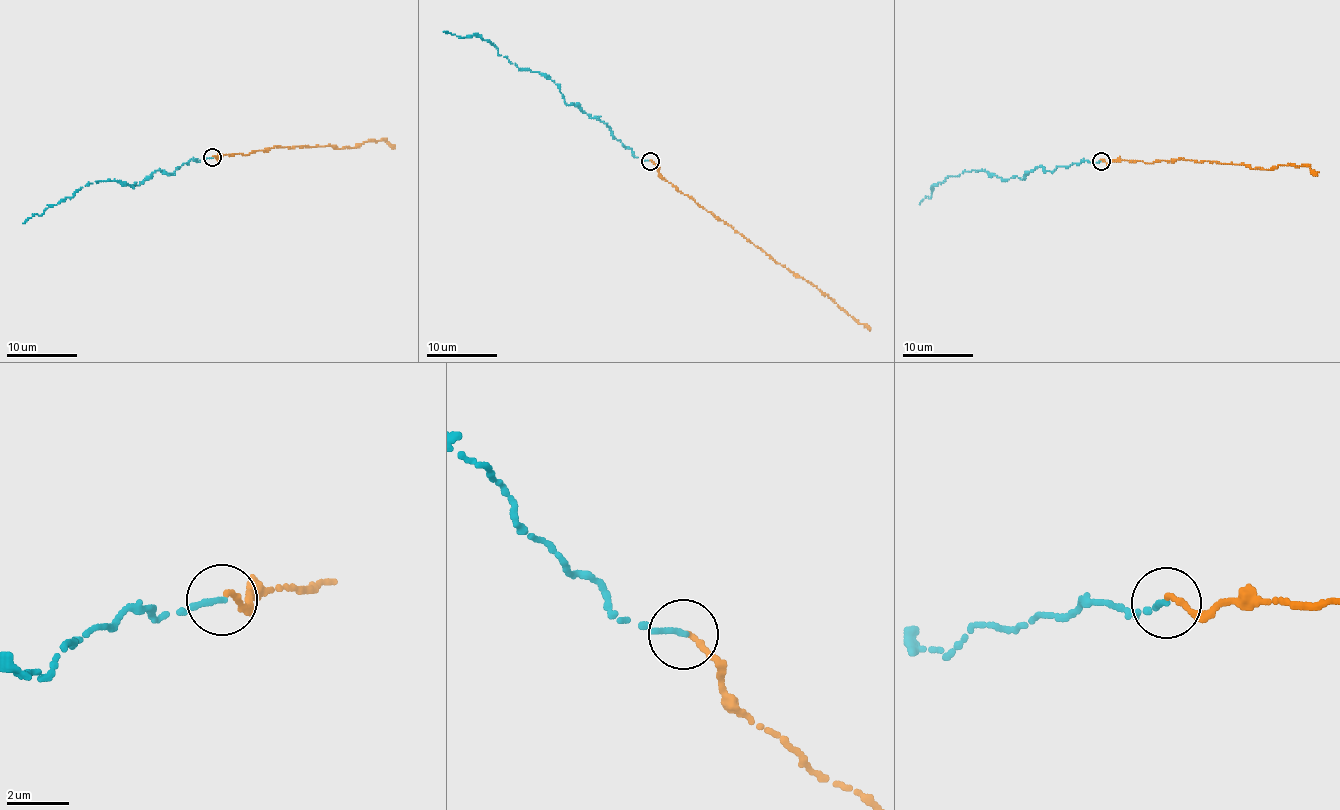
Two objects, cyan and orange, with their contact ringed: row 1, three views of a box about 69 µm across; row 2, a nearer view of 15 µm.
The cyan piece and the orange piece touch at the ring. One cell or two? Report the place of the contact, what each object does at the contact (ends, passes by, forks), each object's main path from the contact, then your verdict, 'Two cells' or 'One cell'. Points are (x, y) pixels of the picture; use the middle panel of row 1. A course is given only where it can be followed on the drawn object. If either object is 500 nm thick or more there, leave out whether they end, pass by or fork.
Place: (650, 161). At the ring cyan ends. At the ring orange ends. Course of cyan: (650, 160), (636, 157), (605, 123), (568, 105), (556, 84), (537, 71), (520, 70), (489, 40), (443, 31). Course of orange: (650, 160), (658, 167), (659, 174), (679, 191), (827, 294), (870, 329). One cell

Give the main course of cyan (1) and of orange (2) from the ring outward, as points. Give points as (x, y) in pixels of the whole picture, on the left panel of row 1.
1: (212, 158), (183, 163), (173, 173), (156, 170), (138, 185), (95, 181), (23, 223)
2: (212, 156), (218, 159), (235, 154), (248, 155), (276, 146), (359, 147), (365, 142), (385, 140), (394, 148)

